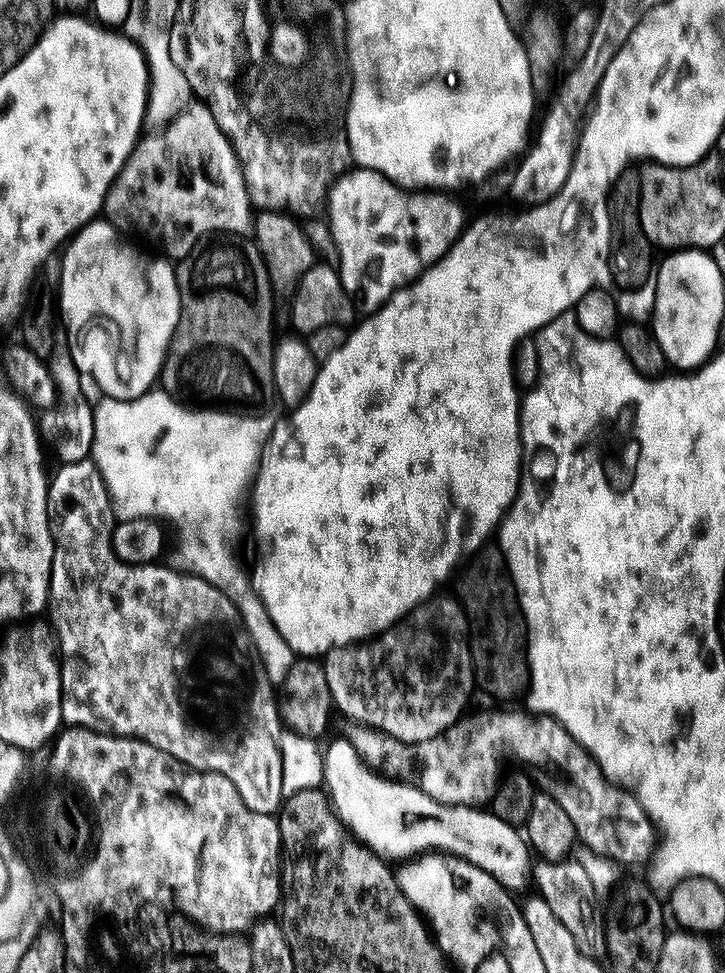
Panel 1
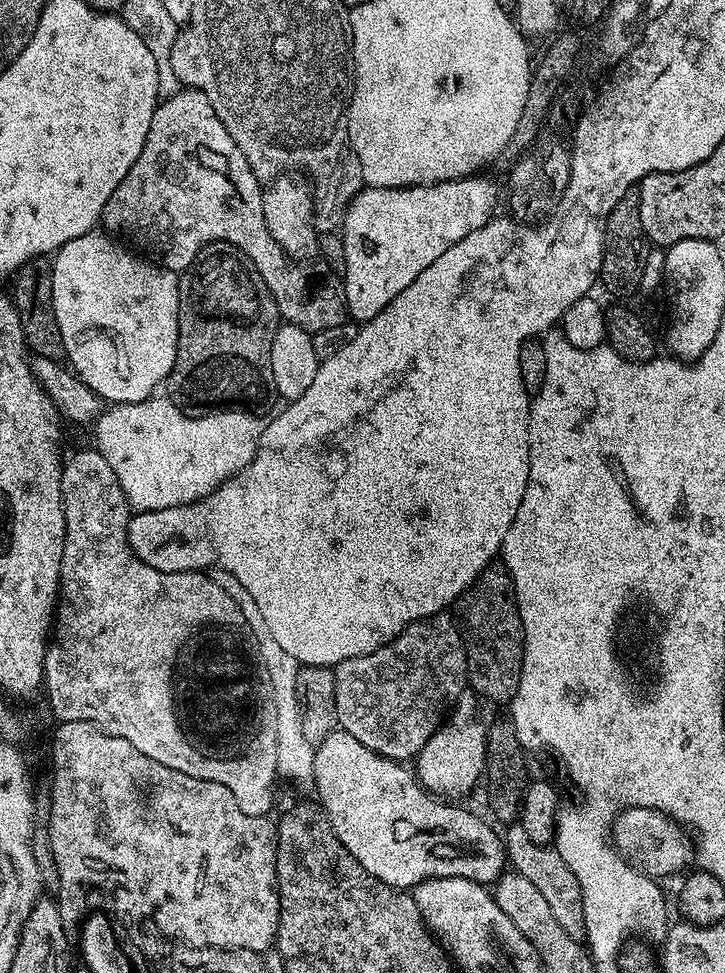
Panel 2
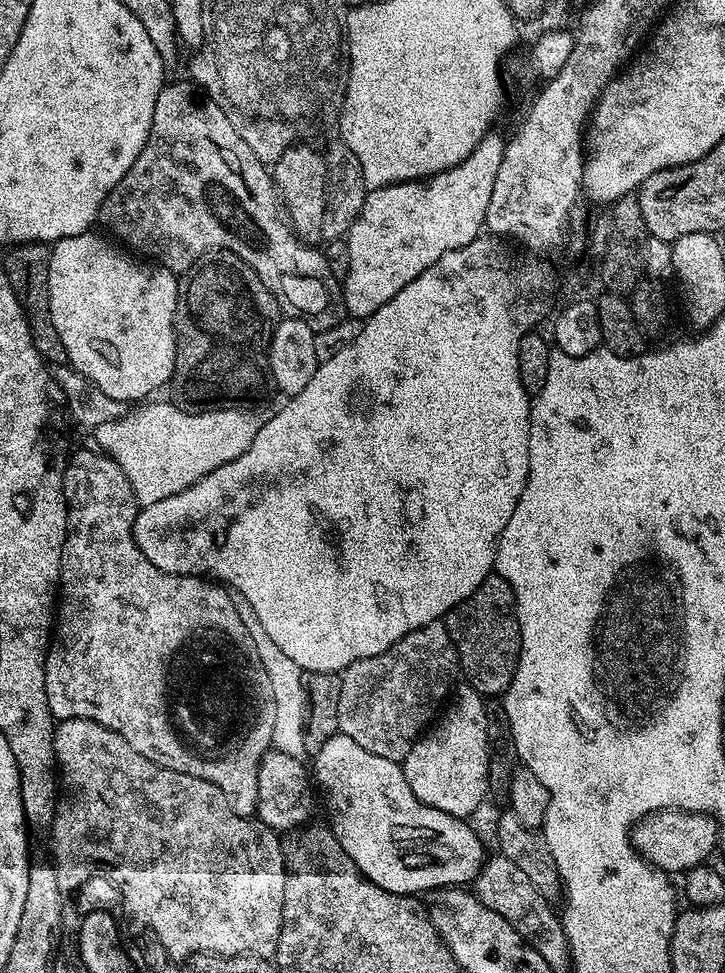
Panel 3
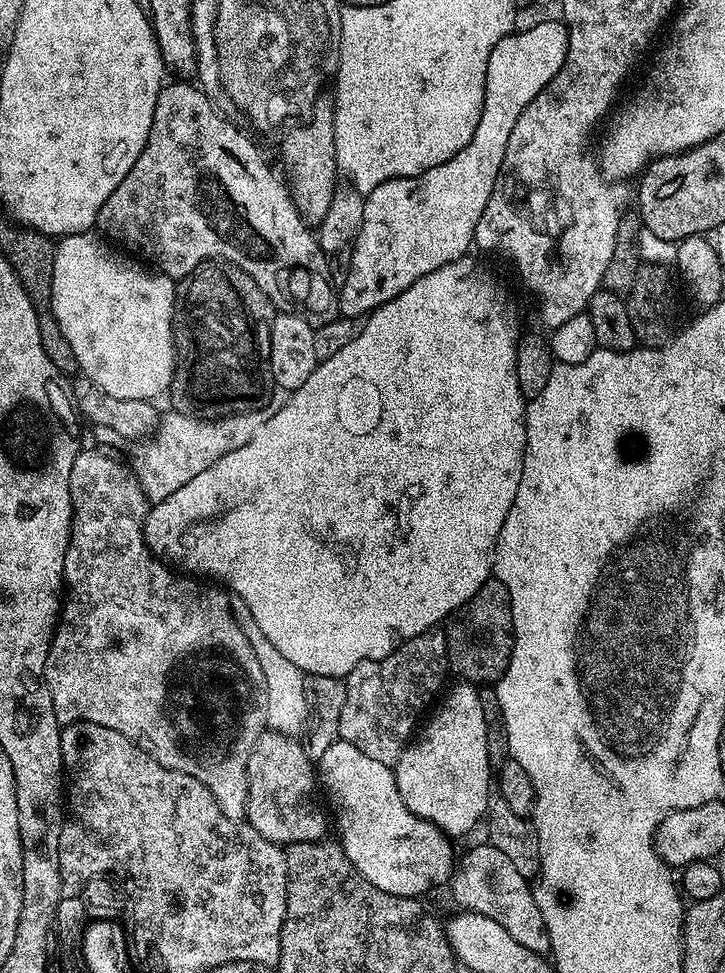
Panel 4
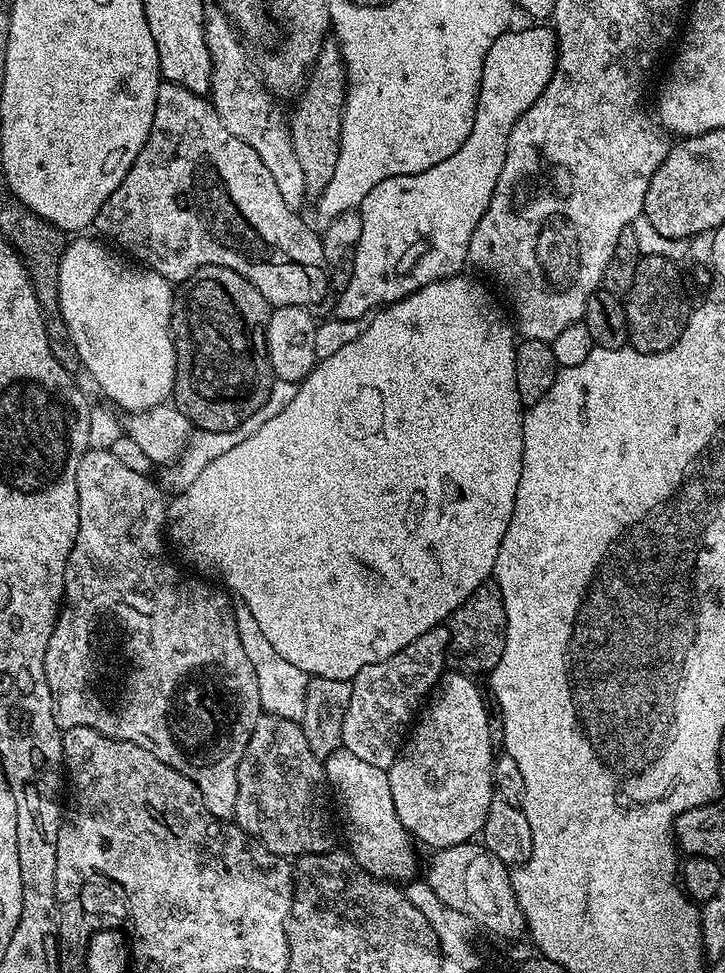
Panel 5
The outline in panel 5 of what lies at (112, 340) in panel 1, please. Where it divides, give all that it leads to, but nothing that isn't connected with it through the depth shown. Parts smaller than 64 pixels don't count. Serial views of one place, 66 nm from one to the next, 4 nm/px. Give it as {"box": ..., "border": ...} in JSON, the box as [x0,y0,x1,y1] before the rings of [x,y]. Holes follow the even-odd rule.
{"box":[58,238,176,413],"border":[[[72,238],[65,243],[62,254],[62,266],[58,270],[58,298],[60,299],[60,313],[68,327],[70,338],[80,355],[80,363],[88,368],[95,380],[95,387],[104,391],[114,403],[120,408],[126,408],[127,413],[138,413],[146,411],[148,408],[158,407],[171,397],[174,378],[176,377],[176,349],[172,346],[172,333],[170,325],[172,323],[172,298],[174,295],[173,285],[166,279],[152,271],[147,266],[137,266],[127,259],[121,258],[107,243],[96,240],[80,240],[84,238]]]}

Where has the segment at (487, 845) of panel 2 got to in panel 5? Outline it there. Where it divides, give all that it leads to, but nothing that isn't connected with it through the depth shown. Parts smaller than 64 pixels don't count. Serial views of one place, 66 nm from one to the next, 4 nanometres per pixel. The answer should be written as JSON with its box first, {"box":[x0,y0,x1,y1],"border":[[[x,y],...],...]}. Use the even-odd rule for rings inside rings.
{"box":[324,748,416,880],"border":[[[341,748],[327,757],[324,772],[328,778],[338,818],[349,851],[362,868],[376,879],[410,880],[416,872],[416,858],[408,849],[410,837],[394,810],[387,771],[362,762],[357,755]]]}

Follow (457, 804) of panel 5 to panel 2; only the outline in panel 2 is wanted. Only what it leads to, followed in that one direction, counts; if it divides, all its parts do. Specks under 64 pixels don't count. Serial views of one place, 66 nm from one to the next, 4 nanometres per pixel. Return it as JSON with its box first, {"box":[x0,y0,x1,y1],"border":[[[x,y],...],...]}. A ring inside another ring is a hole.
{"box":[414,691,488,802],"border":[[[471,691],[463,692],[450,715],[414,758],[414,775],[421,787],[448,802],[463,801],[463,796],[470,795],[485,775],[488,729],[476,713],[476,703],[477,697]]]}

